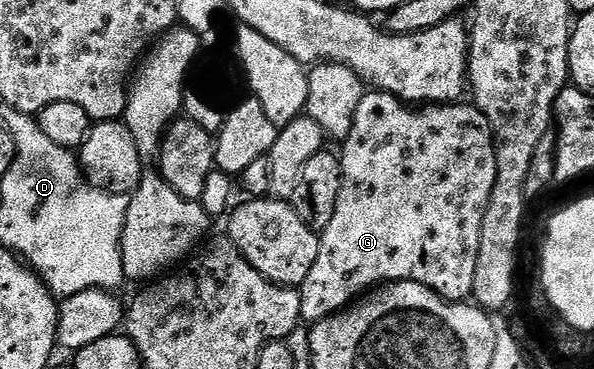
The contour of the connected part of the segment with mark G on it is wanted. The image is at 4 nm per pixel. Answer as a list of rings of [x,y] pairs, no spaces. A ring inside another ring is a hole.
[[[365,91],[362,102],[358,102],[358,114],[354,114],[354,126],[350,126],[350,134],[342,141],[344,152],[339,153],[342,166],[342,190],[338,194],[338,206],[334,206],[334,218],[319,233],[320,249],[318,259],[310,274],[306,274],[306,282],[299,286],[302,302],[301,321],[309,325],[318,324],[327,316],[349,307],[357,298],[363,297],[369,290],[398,280],[413,280],[425,284],[444,300],[464,302],[474,290],[474,270],[478,266],[478,246],[482,242],[482,218],[486,214],[486,206],[490,202],[490,194],[494,190],[494,182],[498,174],[496,161],[496,138],[490,130],[490,122],[477,110],[471,102],[457,102],[439,106],[412,107],[389,92]]]

